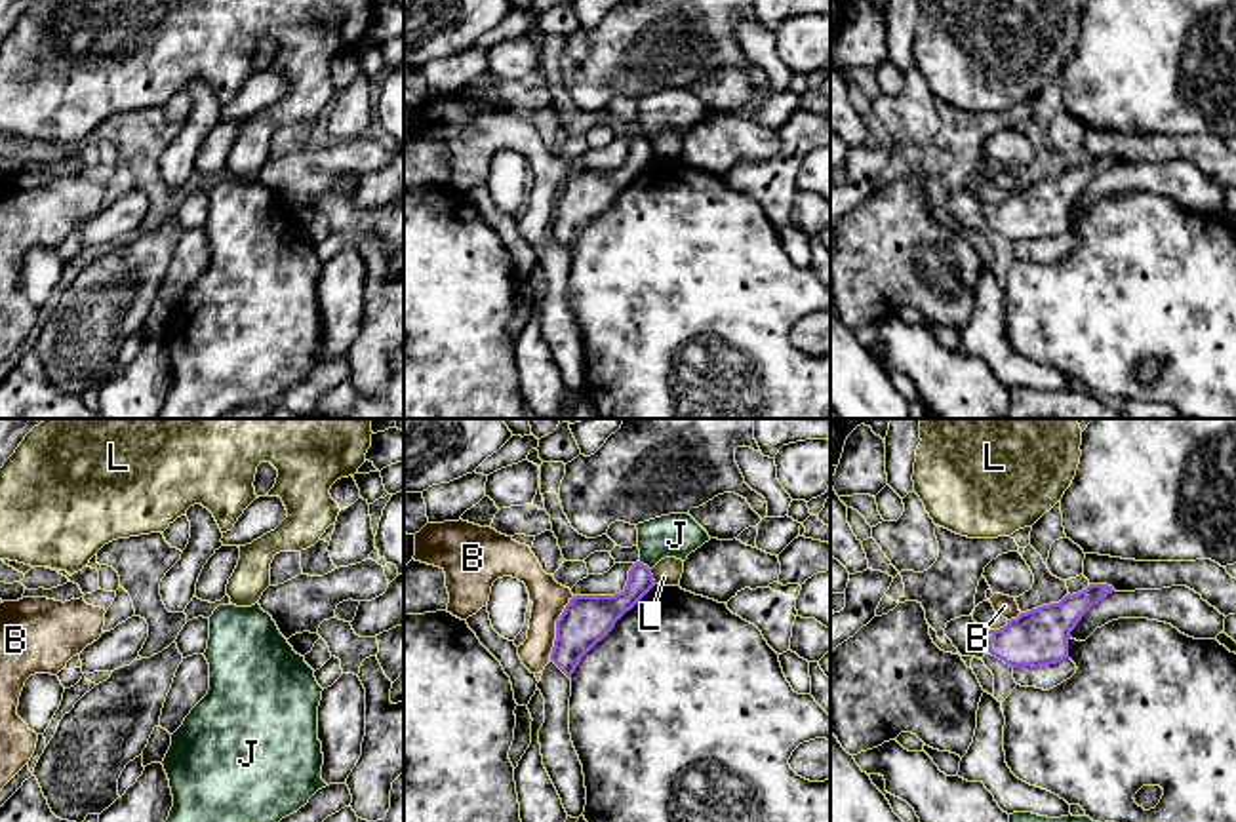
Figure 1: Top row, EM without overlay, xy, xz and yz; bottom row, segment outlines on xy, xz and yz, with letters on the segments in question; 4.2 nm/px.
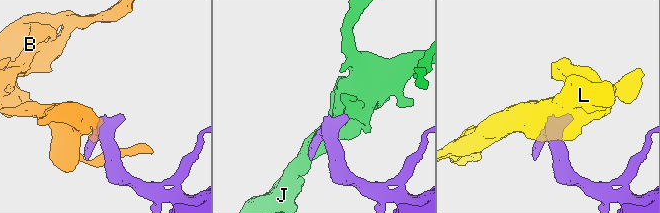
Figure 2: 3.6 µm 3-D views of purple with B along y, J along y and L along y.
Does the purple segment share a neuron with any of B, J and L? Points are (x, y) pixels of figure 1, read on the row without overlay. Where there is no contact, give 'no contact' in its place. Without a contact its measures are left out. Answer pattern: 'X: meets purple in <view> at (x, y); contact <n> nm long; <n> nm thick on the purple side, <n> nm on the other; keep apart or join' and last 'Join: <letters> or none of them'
B: meets purple in xz at (557, 202); contact 300 nm long; 200 nm thick on the purple side, 150 nm on the other; keep apart
J: meets purple in xz at (642, 137); contact 70 nm long; 130 nm thick on the purple side, 190 nm on the other; keep apart
L: meets purple in xz at (652, 151); contact 70 nm long; 140 nm thick on the purple side, 110 nm on the other; keep apart
Join: none of them

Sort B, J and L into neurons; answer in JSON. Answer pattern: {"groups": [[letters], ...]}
{"groups": [["B"], ["J"], ["L"]]}

